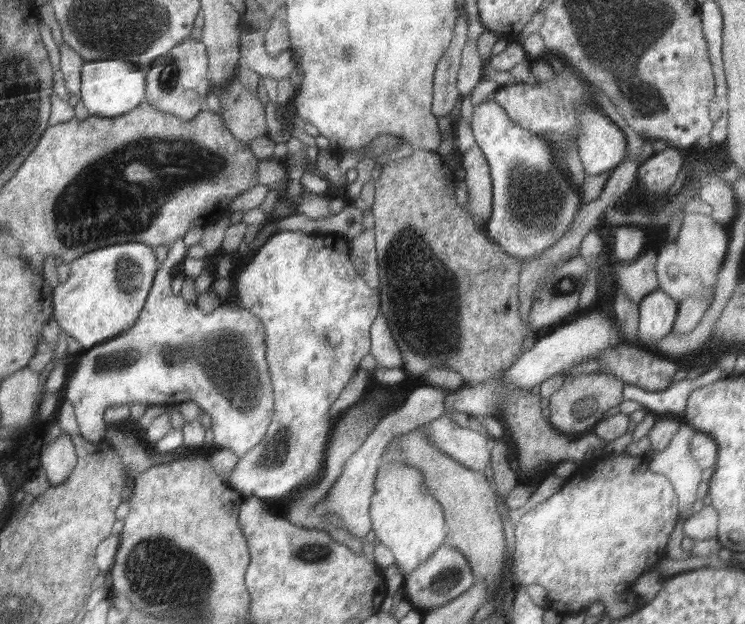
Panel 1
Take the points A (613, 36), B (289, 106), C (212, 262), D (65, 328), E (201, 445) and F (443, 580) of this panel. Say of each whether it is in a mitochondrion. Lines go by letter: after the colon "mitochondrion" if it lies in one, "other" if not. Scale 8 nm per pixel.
A: mitochondrion
B: other
C: other
D: other
E: other
F: mitochondrion

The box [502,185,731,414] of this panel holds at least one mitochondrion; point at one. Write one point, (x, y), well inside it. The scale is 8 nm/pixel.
(567, 284)

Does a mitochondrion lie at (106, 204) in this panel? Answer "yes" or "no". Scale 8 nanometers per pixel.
yes

